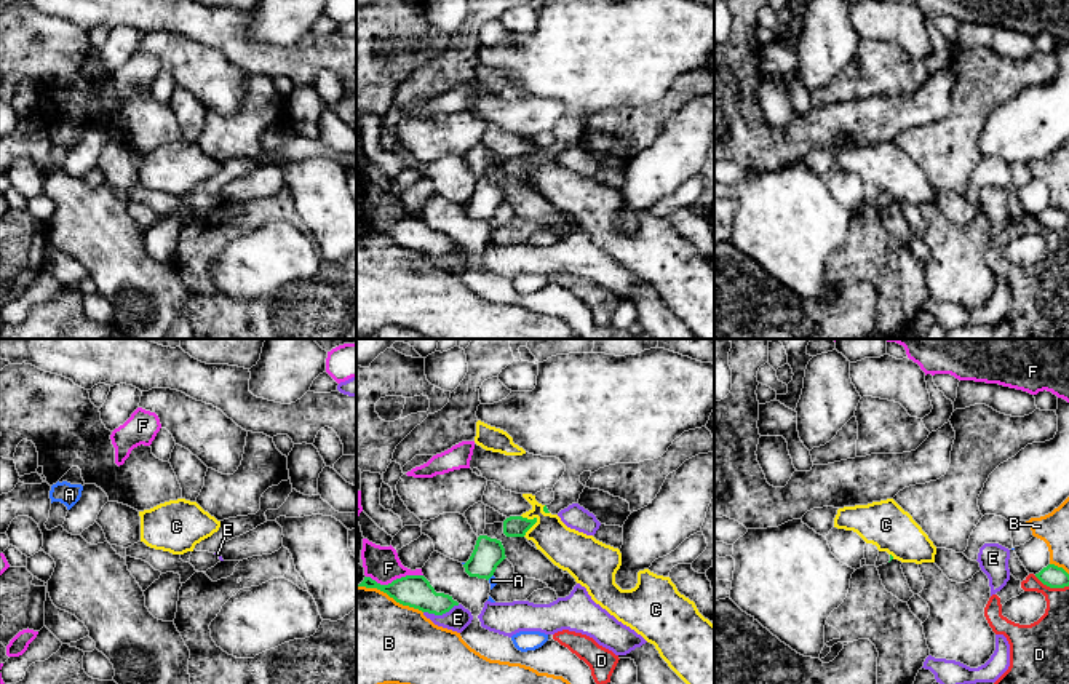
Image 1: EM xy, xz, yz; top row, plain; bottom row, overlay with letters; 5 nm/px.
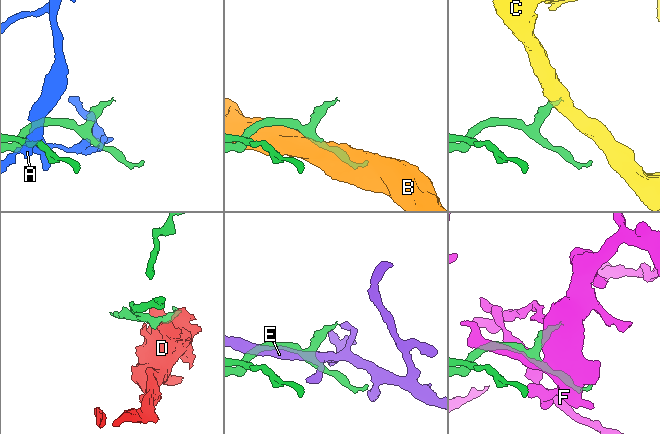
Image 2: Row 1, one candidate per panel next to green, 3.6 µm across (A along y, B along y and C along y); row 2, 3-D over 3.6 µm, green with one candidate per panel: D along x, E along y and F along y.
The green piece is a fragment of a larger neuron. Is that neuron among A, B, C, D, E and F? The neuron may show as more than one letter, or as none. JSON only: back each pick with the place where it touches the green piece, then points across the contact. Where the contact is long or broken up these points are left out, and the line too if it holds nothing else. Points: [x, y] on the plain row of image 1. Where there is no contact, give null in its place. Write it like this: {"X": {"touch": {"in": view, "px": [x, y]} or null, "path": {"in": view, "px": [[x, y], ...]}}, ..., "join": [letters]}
{"join": []}

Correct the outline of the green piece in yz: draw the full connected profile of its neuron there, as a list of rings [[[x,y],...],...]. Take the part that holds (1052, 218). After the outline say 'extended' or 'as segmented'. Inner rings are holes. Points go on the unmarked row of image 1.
[[[1048,206],[1035,219],[1050,230],[1069,229],[1069,216],[1055,206]]]; as segmented

